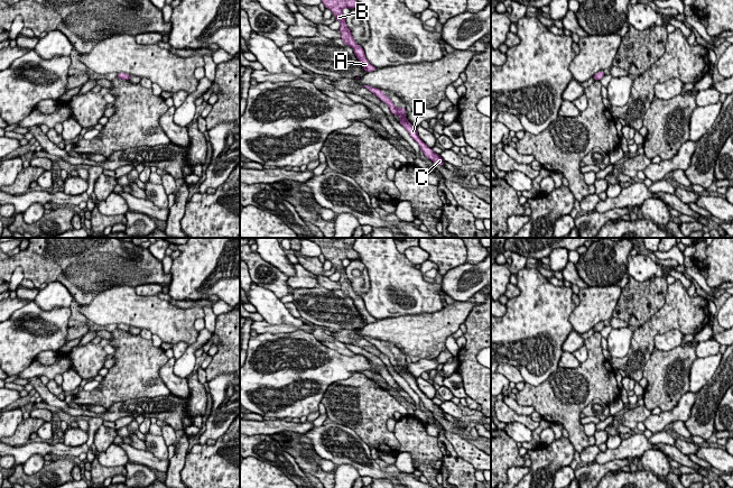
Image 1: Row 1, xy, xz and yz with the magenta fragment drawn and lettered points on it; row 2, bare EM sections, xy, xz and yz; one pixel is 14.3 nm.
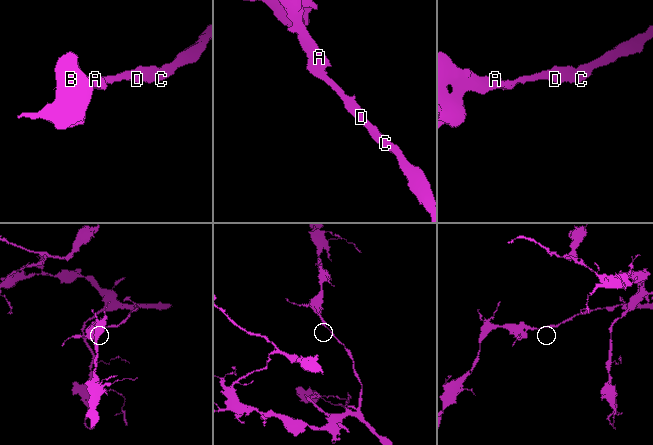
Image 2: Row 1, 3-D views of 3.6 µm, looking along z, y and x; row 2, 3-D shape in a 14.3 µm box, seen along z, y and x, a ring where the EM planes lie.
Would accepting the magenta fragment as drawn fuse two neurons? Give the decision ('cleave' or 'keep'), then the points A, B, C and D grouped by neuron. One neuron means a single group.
keep; A B C D

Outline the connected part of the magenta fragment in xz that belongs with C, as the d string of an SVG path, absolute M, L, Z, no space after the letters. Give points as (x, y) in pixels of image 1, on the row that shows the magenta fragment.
M363 85L363 88L368 89L375 96L378 96L382 102L384 102L389 108L393 116L399 116L399 123L409 132L410 137L419 145L424 155L430 159L433 163L436 163L440 166L444 166L443 158L433 151L418 136L416 128L406 119L406 107L397 108L393 102L383 93L382 90L378 88L372 88L370 85Z

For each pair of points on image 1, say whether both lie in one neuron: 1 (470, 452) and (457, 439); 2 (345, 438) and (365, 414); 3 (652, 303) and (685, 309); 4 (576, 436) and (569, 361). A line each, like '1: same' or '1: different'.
1: same
2: different
3: different
4: different

